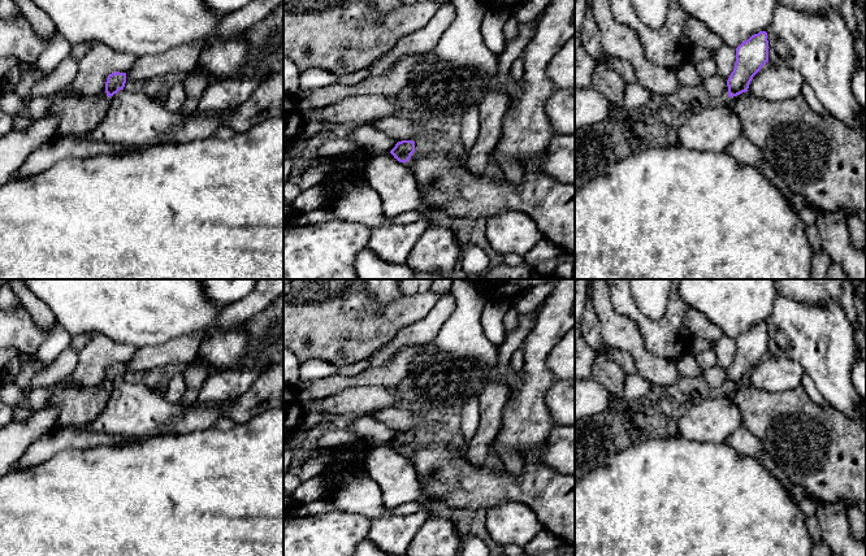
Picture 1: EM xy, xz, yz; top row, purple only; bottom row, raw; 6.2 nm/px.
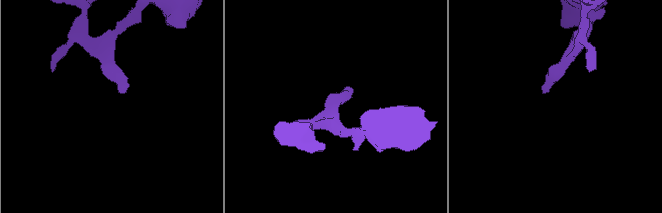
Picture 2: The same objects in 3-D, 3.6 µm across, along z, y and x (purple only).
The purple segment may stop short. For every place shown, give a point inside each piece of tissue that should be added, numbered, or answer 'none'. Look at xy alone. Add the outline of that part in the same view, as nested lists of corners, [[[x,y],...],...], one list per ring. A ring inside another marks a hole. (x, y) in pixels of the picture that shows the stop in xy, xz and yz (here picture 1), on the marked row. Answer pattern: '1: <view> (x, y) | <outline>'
1: xy (133, 120) | [[[120,90],[108,97],[103,121],[90,133],[72,138],[104,142],[125,148],[139,148],[177,130],[194,117],[221,118],[233,110],[207,113],[170,112],[155,91],[150,94]]]

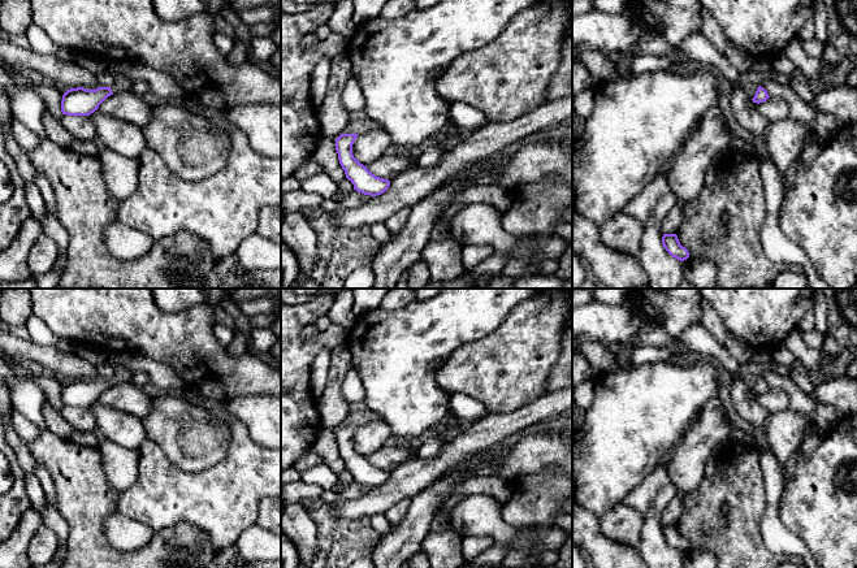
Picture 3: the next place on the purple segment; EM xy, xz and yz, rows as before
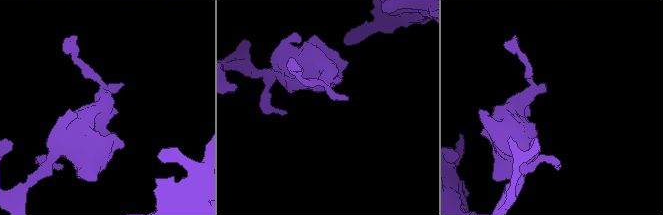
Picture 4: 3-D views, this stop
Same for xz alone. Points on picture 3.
none

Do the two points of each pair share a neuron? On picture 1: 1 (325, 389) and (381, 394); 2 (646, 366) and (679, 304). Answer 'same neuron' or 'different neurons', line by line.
1: different neurons
2: different neurons

